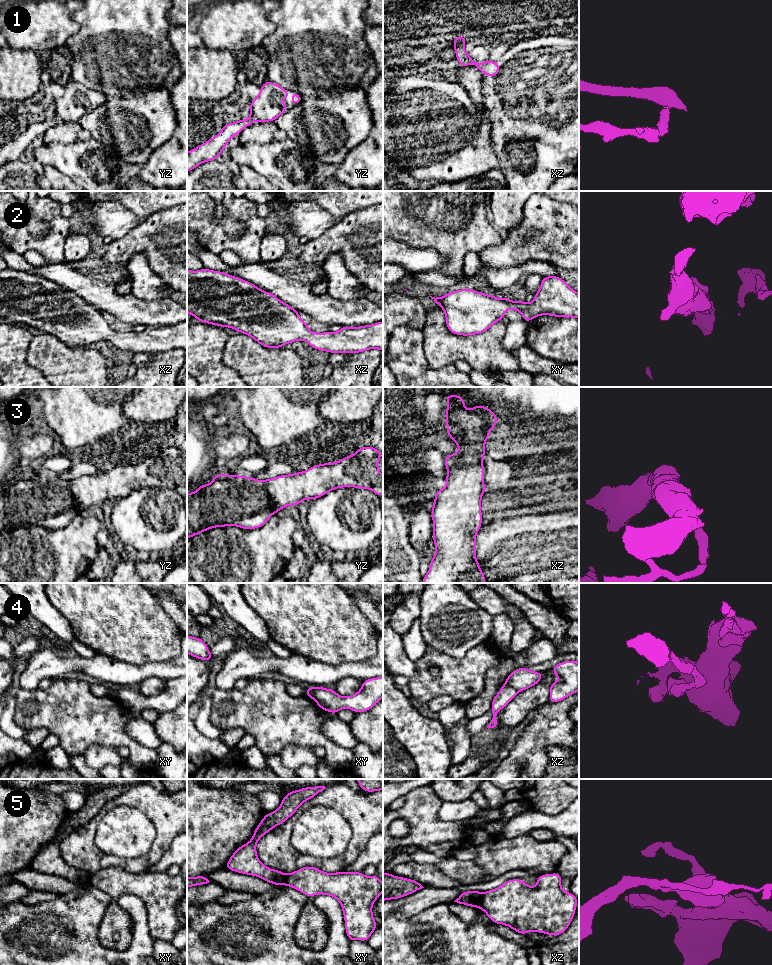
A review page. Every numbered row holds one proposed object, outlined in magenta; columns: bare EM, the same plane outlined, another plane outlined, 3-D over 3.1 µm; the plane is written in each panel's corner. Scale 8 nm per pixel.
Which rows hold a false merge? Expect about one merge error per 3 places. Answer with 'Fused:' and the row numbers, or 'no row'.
Fused: 4, 5

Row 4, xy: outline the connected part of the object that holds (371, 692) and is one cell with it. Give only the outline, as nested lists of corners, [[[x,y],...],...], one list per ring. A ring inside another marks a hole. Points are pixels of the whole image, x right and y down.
[[[383,677],[362,681],[361,689],[354,695],[342,697],[334,689],[313,687],[313,699],[321,710],[337,714],[343,708],[355,713],[370,710],[383,697]]]

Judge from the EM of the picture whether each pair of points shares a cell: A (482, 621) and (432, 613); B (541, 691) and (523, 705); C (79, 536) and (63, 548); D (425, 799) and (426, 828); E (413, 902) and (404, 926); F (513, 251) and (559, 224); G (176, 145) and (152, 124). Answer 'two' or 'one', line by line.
A: one
B: one
C: one
D: one
E: two
F: one
G: two

